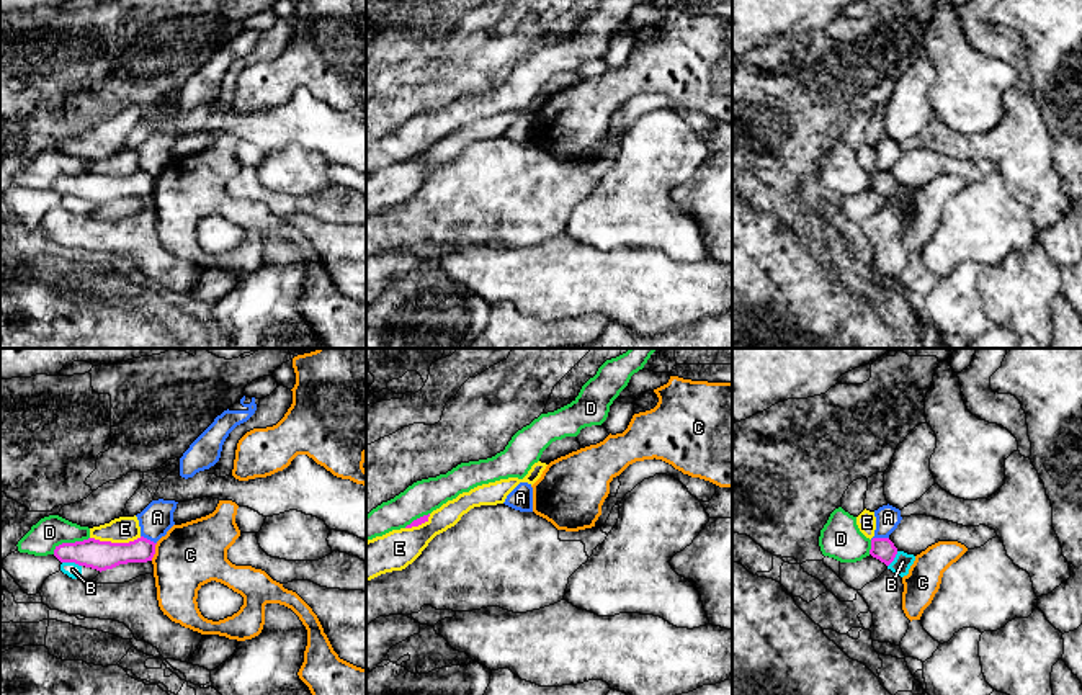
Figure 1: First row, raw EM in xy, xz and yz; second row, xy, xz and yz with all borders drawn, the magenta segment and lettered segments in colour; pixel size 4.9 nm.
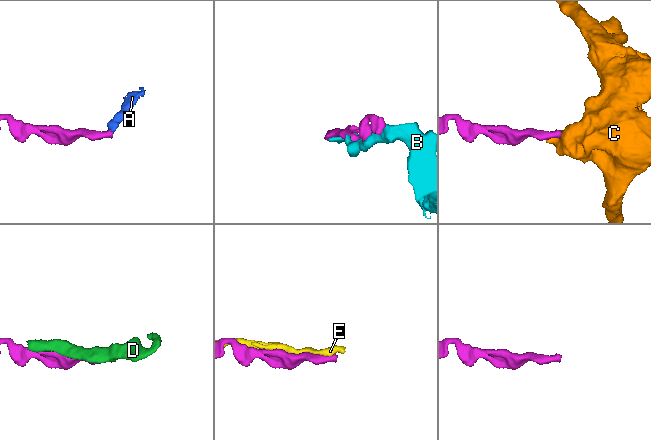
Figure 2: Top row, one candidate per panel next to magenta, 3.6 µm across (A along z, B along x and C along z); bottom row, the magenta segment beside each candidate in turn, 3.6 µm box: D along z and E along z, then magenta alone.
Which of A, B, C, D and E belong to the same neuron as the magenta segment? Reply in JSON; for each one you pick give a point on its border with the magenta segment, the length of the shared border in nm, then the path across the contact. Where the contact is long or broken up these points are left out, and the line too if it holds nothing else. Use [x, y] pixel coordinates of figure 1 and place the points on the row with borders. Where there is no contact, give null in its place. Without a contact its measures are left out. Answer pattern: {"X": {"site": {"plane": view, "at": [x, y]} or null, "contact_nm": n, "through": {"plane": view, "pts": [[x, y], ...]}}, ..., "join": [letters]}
{"join": []}

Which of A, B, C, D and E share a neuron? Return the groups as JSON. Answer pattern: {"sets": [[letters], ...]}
{"sets": [["A"], ["B"], ["C"], ["D"], ["E"]]}

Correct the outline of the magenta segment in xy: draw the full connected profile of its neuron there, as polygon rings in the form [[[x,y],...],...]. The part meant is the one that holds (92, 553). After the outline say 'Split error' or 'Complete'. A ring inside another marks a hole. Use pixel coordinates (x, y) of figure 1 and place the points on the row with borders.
[[[144,536],[129,543],[111,543],[88,538],[56,546],[54,556],[60,563],[75,563],[101,572],[119,564],[152,561],[155,545],[157,543]]]. Complete

